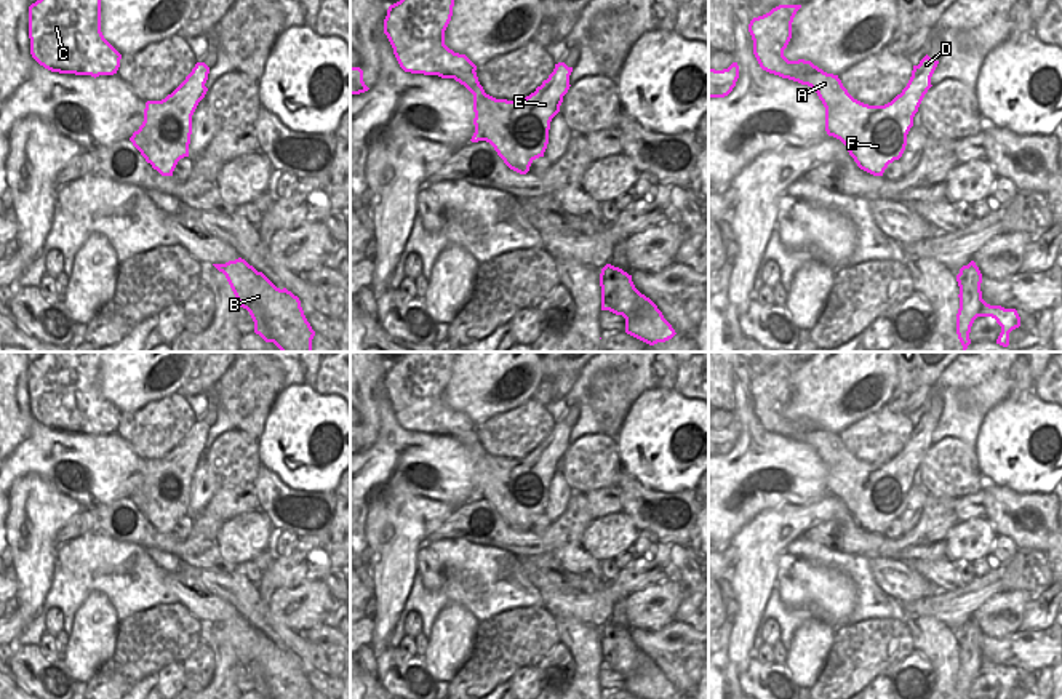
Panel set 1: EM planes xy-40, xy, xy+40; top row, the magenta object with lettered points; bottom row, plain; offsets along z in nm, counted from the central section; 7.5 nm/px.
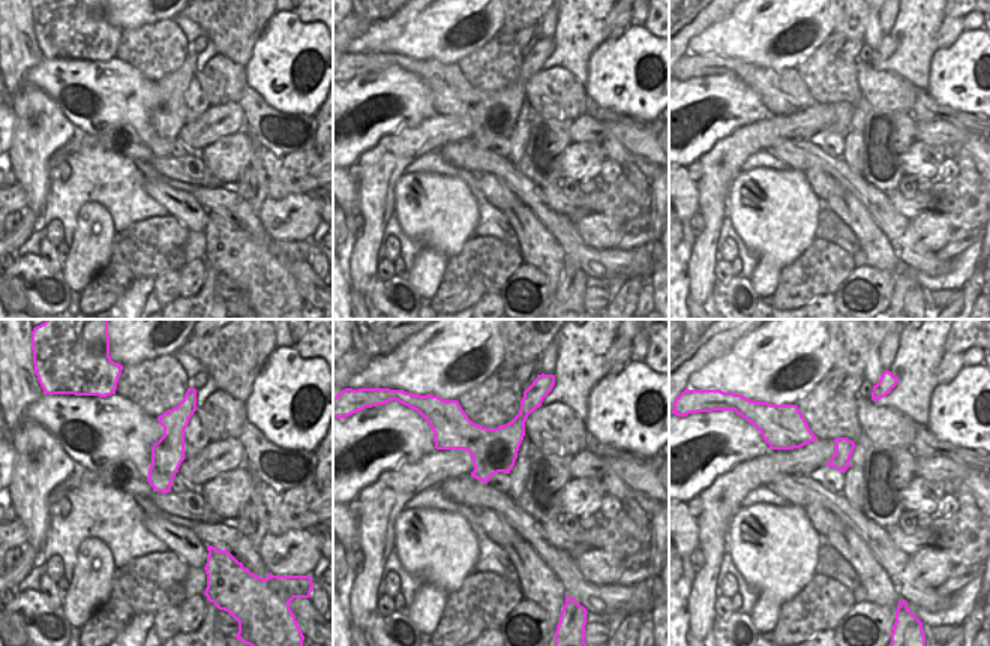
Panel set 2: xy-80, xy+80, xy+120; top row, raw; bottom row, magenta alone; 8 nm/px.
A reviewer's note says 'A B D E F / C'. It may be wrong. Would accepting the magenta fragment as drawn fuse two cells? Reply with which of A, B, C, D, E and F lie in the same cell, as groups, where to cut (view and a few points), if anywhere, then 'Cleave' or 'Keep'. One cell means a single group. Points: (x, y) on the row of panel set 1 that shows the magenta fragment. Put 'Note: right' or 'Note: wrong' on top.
Note: right
Groups: A B D E F / C. Split along xy+40 (821, 69), (811, 74), (794, 74), (789, 79). Cleave

